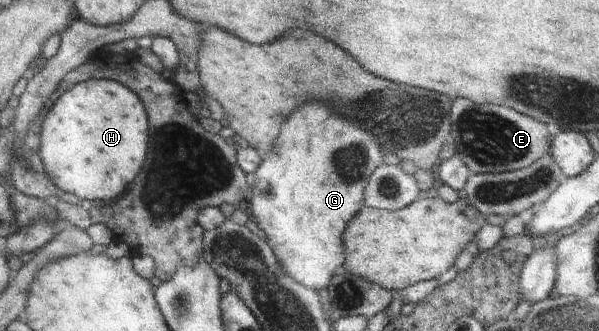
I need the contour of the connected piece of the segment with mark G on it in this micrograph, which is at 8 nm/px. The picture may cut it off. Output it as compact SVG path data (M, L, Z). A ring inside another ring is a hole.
M305 103L301 105L283 125L281 125L281 133L279 133L279 139L277 139L277 145L273 149L273 153L269 155L262 163L259 168L253 173L253 183L251 185L251 196L248 202L248 212L257 226L263 233L269 242L268 245L271 247L273 256L276 261L281 265L282 269L300 285L306 286L308 289L318 292L320 289L327 288L333 273L337 267L341 267L345 263L345 245L343 245L343 231L349 224L349 221L357 214L357 211L362 209L363 202L363 189L367 186L369 177L375 172L375 167L382 165L382 158L387 153L383 153L383 149L379 149L379 143L373 141L373 137L359 129L359 127L353 127L349 121L343 121L339 117L335 117L323 103Z

